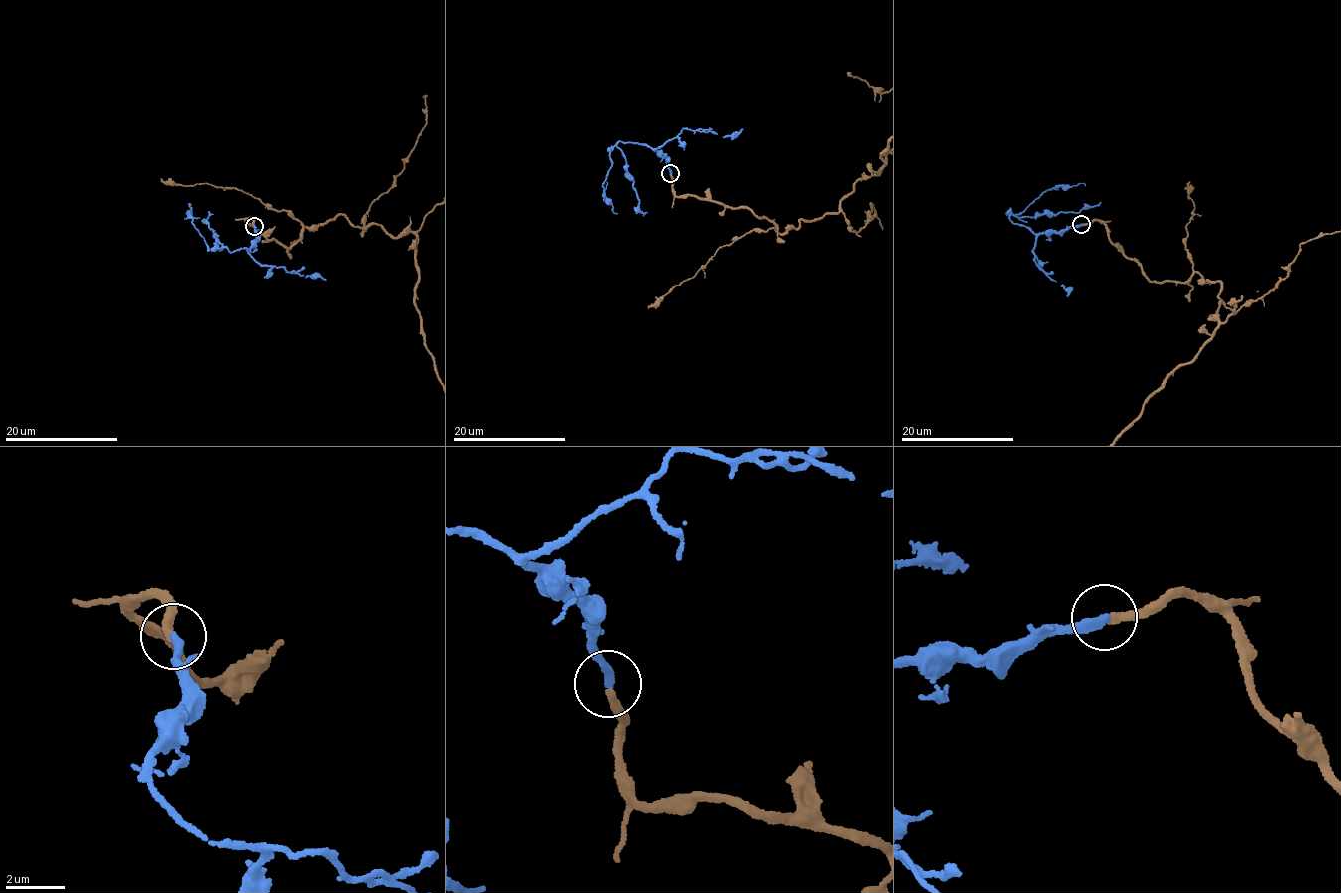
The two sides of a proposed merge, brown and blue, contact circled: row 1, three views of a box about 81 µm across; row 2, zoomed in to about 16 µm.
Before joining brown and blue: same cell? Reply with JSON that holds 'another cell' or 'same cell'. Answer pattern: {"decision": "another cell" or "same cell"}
{"decision": "same cell"}

